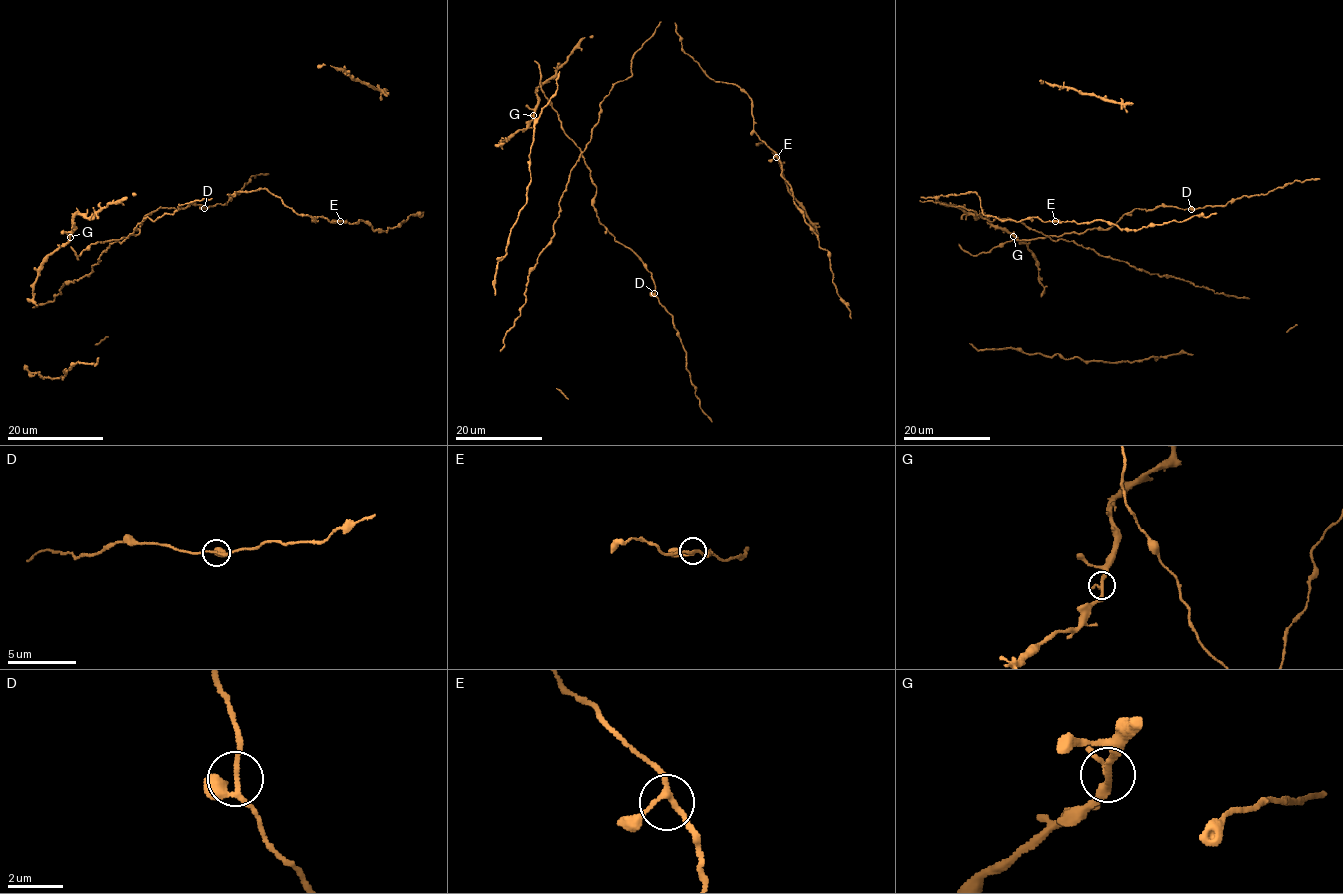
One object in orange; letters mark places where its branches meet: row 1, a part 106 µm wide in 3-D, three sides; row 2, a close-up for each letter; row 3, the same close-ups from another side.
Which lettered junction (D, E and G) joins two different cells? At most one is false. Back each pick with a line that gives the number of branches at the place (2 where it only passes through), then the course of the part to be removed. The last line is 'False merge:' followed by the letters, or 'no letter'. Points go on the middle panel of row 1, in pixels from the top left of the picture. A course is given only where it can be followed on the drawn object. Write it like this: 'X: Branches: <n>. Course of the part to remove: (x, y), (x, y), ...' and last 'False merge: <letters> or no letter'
False merge: no letter

